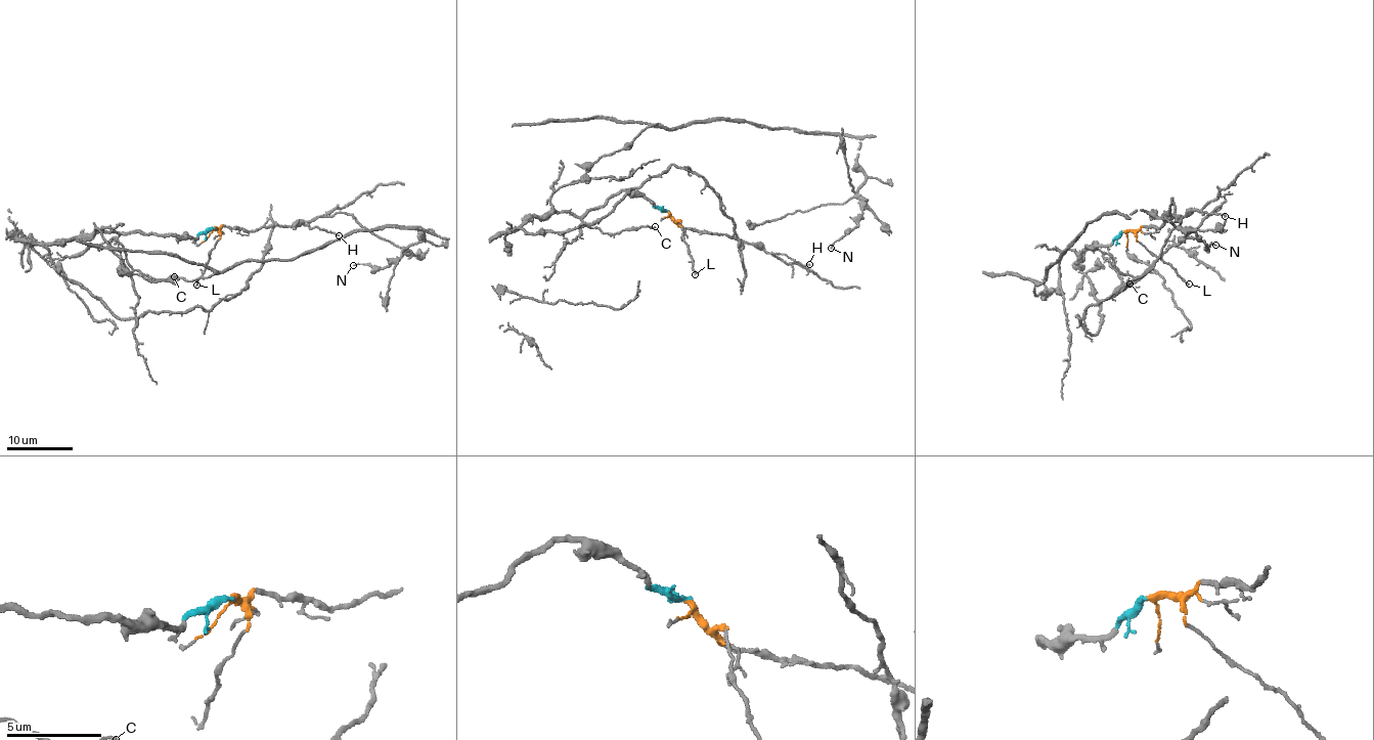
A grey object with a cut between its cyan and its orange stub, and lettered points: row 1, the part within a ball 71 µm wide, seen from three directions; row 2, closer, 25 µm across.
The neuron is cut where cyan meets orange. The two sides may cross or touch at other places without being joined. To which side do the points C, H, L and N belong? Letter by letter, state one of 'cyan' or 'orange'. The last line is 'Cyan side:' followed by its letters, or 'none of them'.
C: cyan
H: orange
L: orange
N: cyan
Cyan side: C, N

